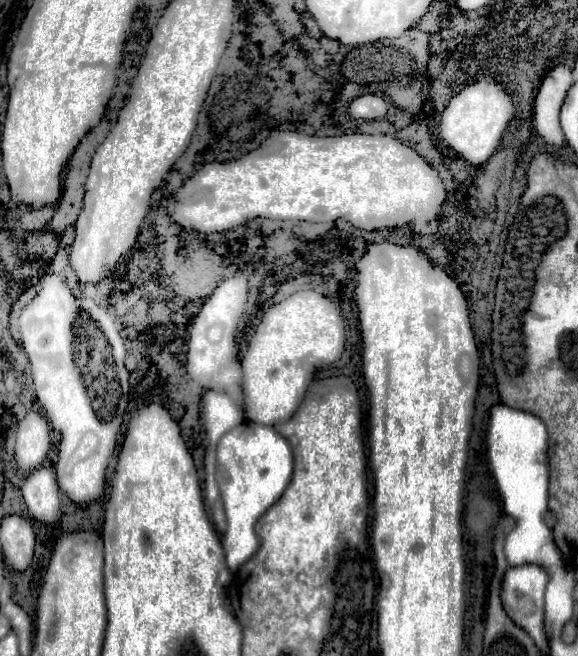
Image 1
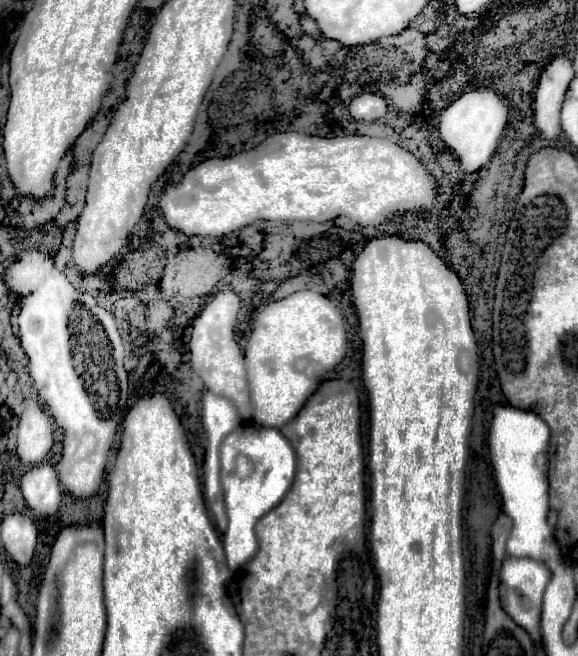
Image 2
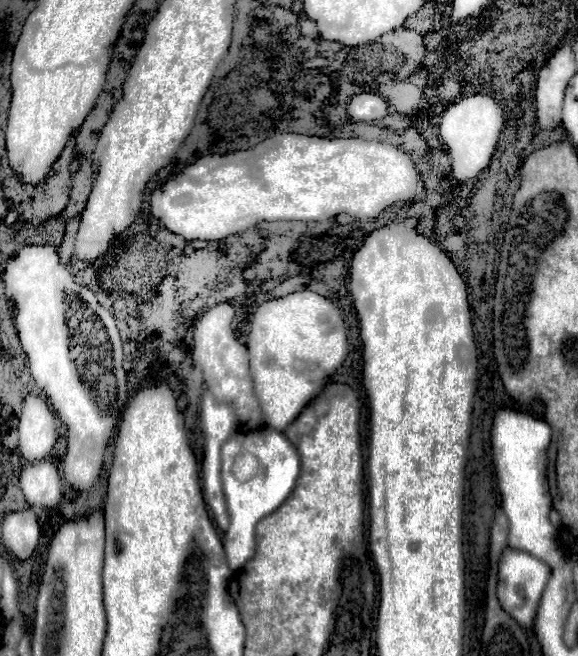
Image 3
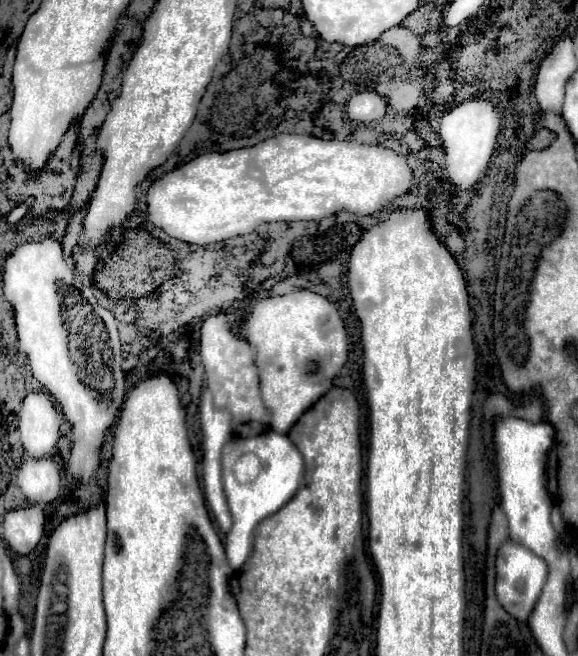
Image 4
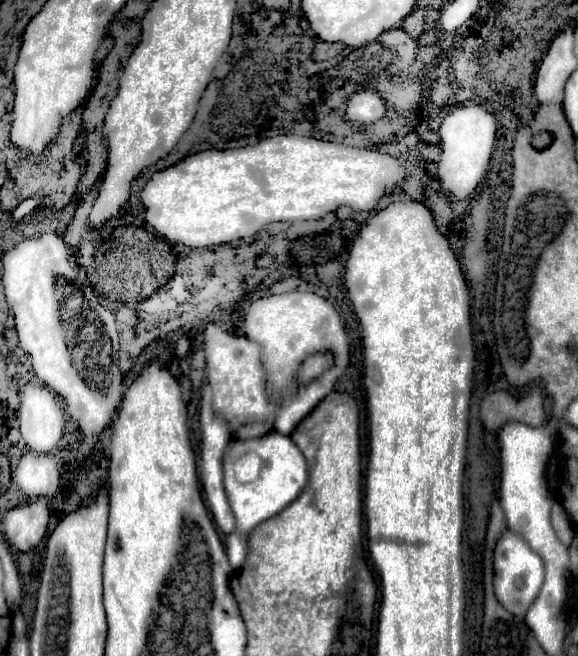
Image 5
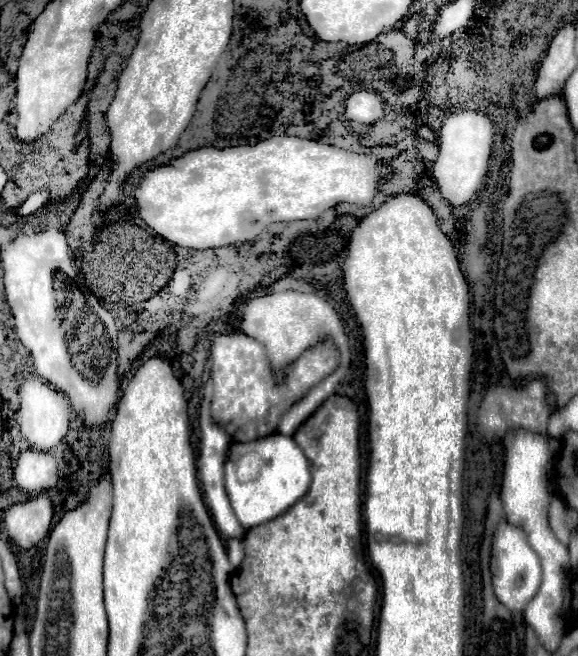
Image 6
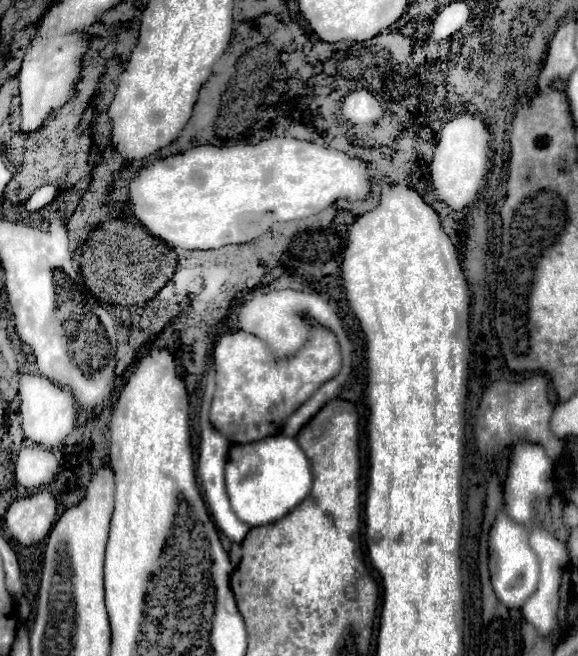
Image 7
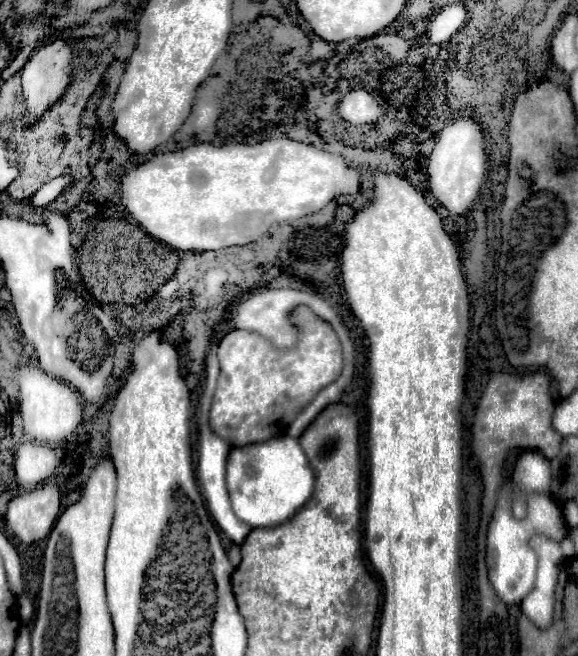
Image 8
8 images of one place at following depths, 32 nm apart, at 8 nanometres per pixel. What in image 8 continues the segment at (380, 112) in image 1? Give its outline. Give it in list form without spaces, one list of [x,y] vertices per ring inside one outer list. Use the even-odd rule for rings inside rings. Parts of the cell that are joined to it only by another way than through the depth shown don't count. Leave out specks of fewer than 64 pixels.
[[[350,90],[342,96],[338,104],[338,114],[342,120],[360,126],[376,122],[380,116],[380,106],[374,96],[366,90]]]

